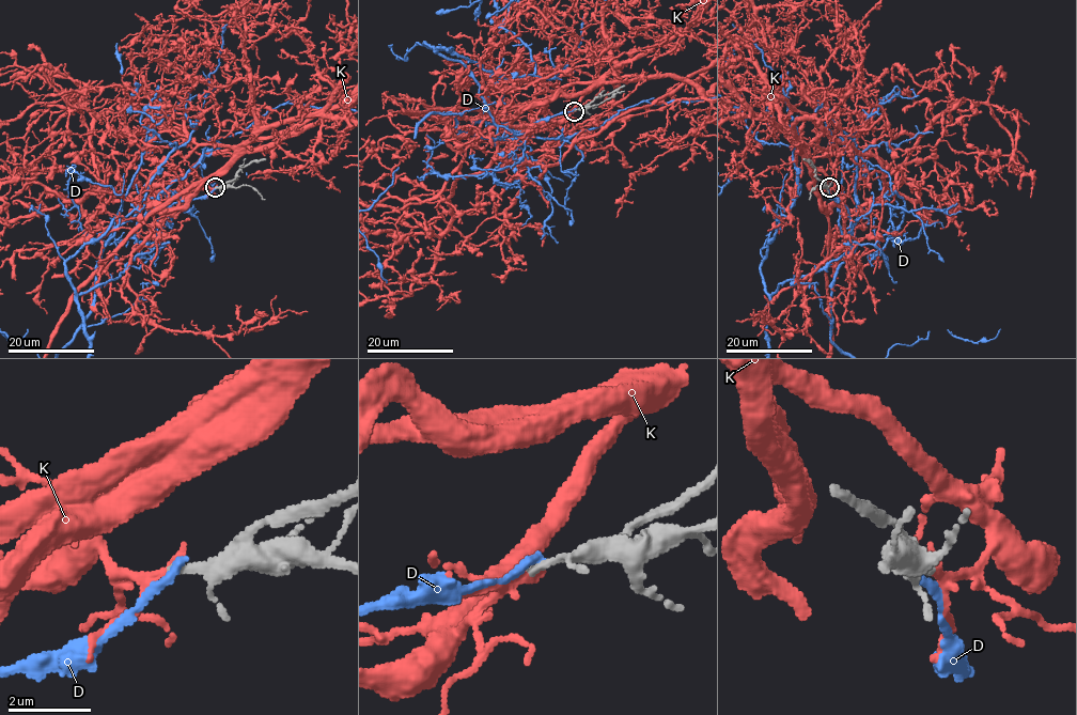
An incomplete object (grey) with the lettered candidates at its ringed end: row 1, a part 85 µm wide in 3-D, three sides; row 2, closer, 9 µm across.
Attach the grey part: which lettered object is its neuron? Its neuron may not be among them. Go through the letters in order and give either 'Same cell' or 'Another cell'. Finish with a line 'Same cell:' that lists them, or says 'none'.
D: Another cell
K: Same cell
Same cell: K

